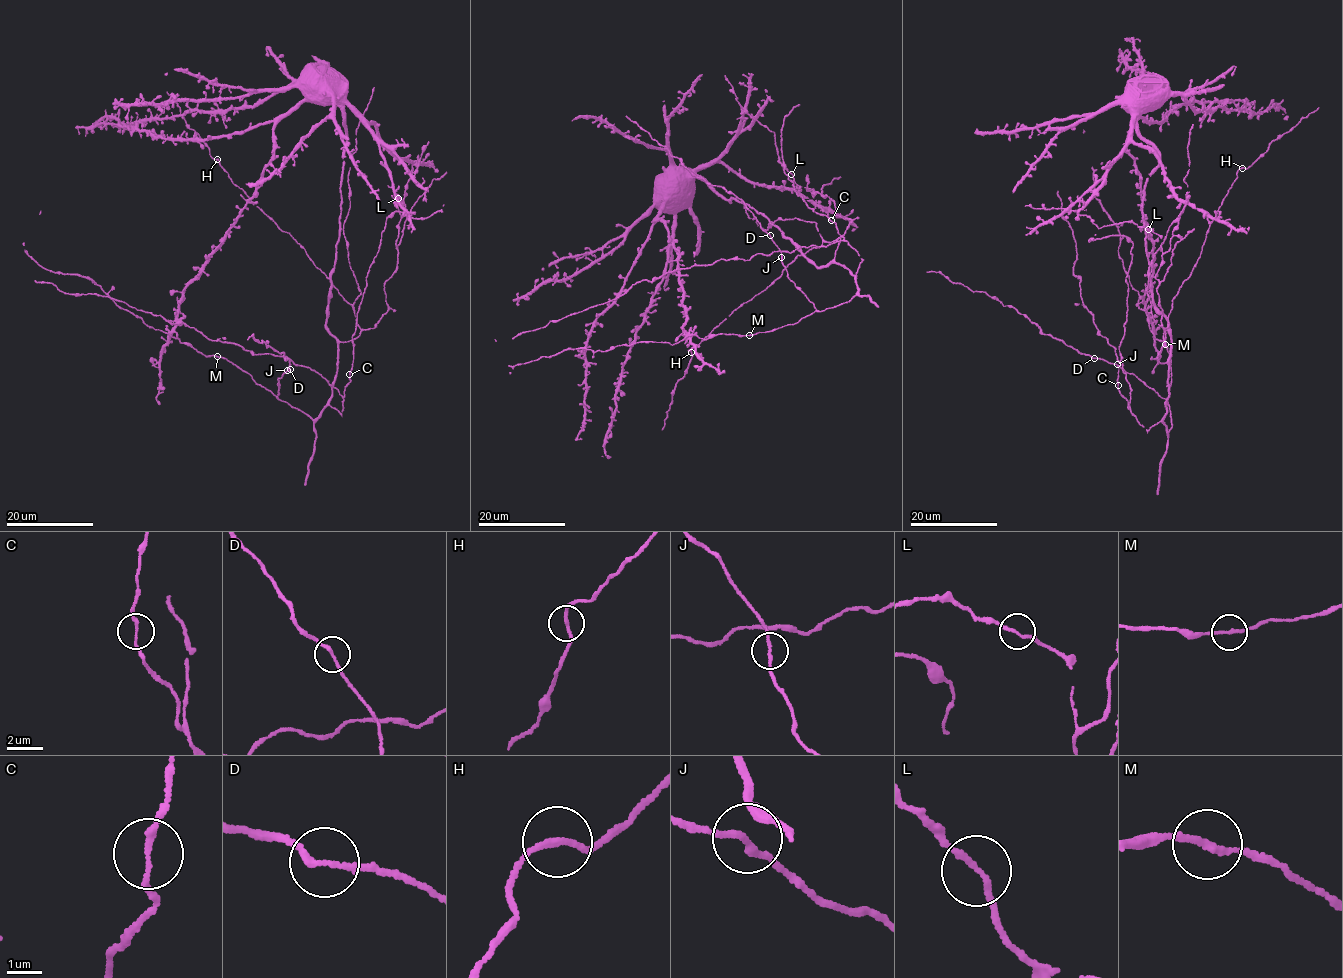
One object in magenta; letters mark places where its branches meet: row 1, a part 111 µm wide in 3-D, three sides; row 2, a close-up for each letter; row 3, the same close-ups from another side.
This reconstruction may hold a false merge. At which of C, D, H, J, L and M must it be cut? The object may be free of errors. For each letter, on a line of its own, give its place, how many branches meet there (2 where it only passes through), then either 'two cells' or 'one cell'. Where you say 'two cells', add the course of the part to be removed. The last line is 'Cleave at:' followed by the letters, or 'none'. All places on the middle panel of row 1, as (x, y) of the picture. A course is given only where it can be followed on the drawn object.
C: place (831, 220); branches 2; one cell
D: place (770, 235); branches 2; one cell
H: place (691, 352); branches 2; one cell
J: place (781, 257); branches 2; one cell
L: place (791, 174); branches 2; one cell
M: place (749, 335); branches 2; one cell
Cleave at: none

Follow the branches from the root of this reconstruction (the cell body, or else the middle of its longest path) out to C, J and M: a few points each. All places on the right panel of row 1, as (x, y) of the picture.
C: (1133, 101), (1136, 133), (1158, 154), (1142, 213), (1152, 303), (1171, 337), (1166, 415), (1143, 427), (1118, 385)
J: (1133, 101), (1136, 133), (1158, 154), (1142, 213), (1152, 303), (1171, 337), (1168, 433), (1166, 400), (1117, 365)
M: (1133, 101), (1136, 133), (1158, 154), (1142, 213), (1152, 303), (1171, 337), (1168, 433), (1172, 377), (1164, 344)

